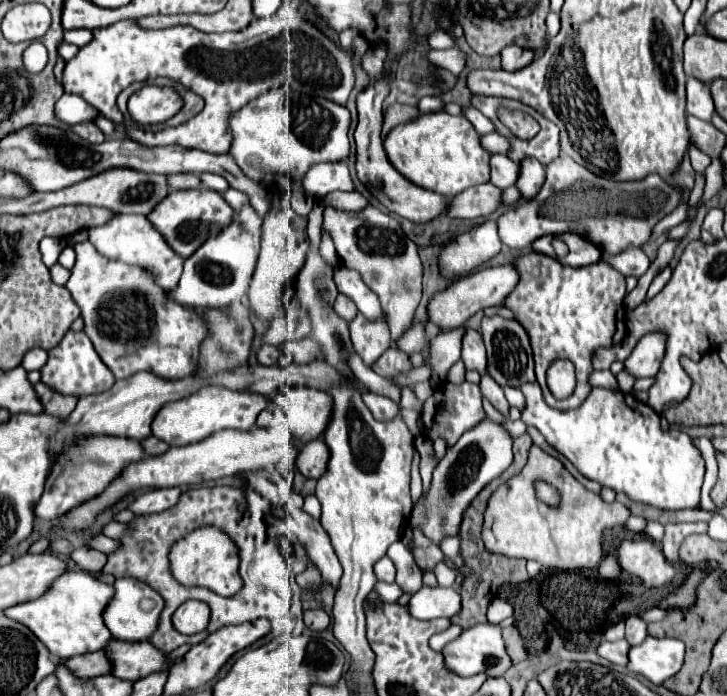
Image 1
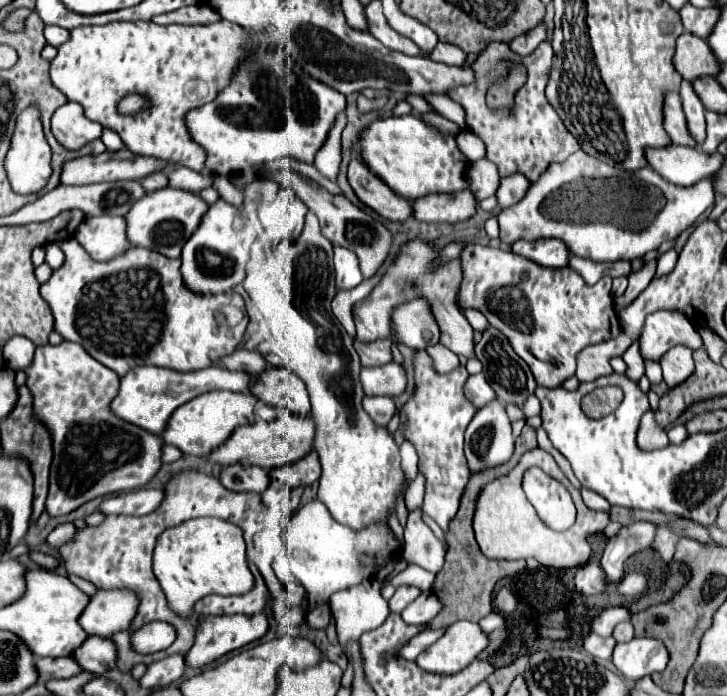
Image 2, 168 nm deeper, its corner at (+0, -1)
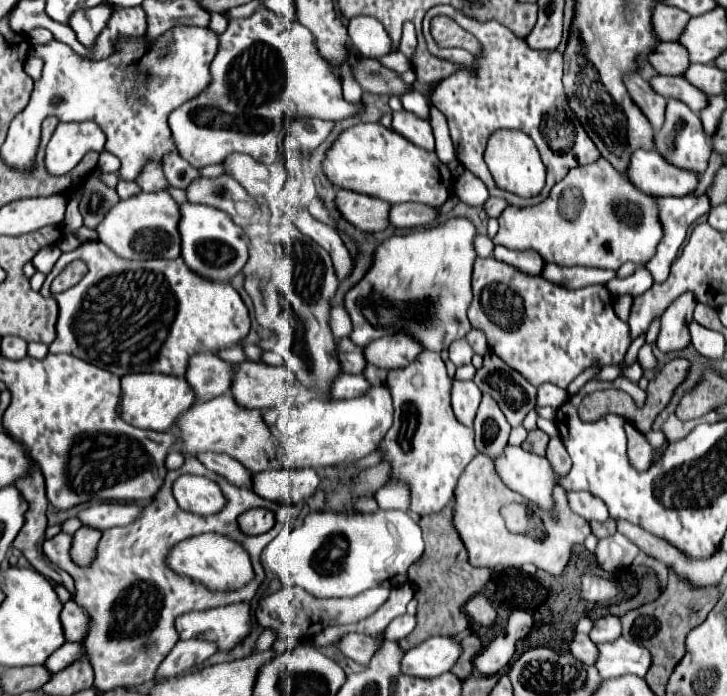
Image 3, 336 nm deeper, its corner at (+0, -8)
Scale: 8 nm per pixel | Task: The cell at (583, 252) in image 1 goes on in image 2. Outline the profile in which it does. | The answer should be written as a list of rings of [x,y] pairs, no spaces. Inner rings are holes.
[[[558,238],[536,240],[536,242],[520,240],[512,244],[512,252],[524,254],[526,258],[532,258],[532,262],[540,262],[542,266],[564,268],[570,264],[570,248]]]

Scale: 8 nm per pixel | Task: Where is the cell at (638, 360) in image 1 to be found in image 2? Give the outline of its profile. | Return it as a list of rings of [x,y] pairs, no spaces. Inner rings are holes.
[[[660,310],[654,312],[646,318],[646,324],[642,328],[640,334],[640,354],[644,360],[652,360],[652,362],[660,362],[660,358],[678,344],[684,344],[692,350],[702,348],[702,338],[696,330],[696,326],[692,326],[692,322],[688,322],[688,318],[684,318],[684,314],[680,312],[670,312],[670,310]]]

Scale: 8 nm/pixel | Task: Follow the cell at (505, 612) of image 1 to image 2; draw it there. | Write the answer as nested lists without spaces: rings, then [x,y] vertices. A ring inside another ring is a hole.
[[[492,612],[492,614],[488,614],[486,618],[482,618],[480,622],[480,628],[484,630],[484,632],[494,632],[494,630],[498,630],[498,628],[506,628],[506,620],[504,620],[504,616],[502,616],[502,612]]]

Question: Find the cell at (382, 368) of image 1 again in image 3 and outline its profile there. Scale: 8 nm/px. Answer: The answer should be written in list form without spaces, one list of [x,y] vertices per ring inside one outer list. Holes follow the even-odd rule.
[[[348,337],[338,339],[338,343],[336,343],[336,355],[338,355],[340,371],[342,373],[352,373],[352,375],[362,373],[362,369],[366,367],[362,351],[364,349],[358,347],[358,345],[352,345],[352,341],[348,341]]]

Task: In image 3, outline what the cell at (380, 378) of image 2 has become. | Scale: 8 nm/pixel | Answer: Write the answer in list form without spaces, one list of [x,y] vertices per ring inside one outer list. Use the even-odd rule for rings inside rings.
[[[340,373],[330,387],[328,397],[330,399],[352,399],[352,397],[360,397],[368,391],[370,383],[362,377],[362,375],[346,375]]]

